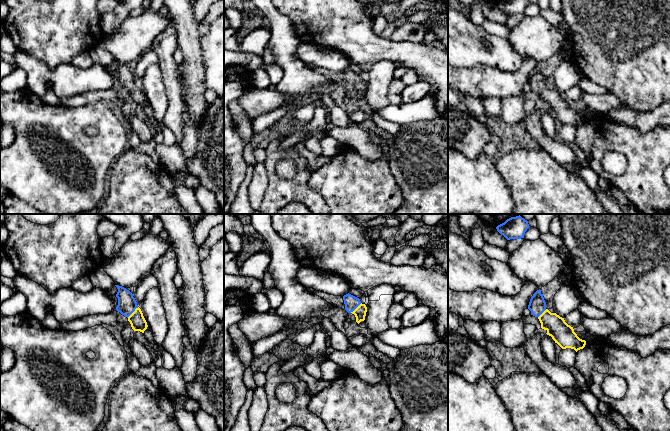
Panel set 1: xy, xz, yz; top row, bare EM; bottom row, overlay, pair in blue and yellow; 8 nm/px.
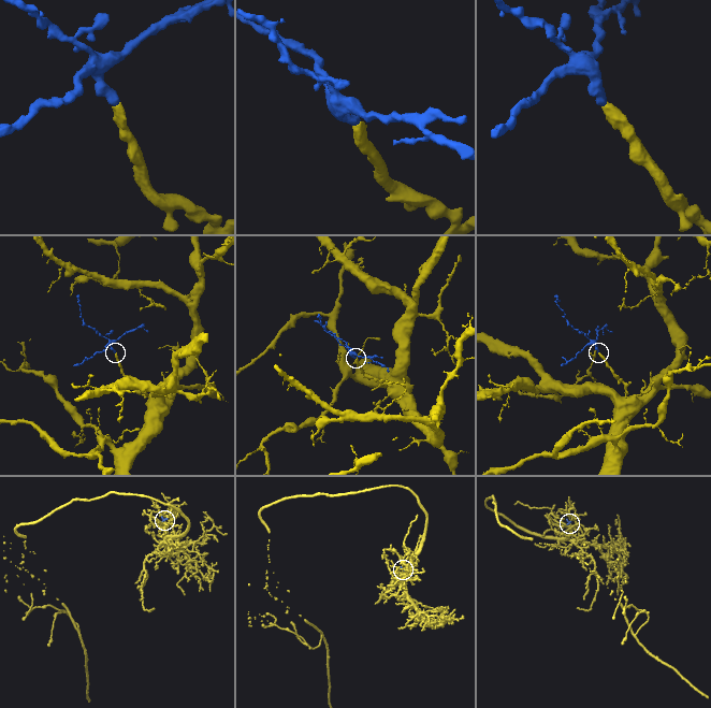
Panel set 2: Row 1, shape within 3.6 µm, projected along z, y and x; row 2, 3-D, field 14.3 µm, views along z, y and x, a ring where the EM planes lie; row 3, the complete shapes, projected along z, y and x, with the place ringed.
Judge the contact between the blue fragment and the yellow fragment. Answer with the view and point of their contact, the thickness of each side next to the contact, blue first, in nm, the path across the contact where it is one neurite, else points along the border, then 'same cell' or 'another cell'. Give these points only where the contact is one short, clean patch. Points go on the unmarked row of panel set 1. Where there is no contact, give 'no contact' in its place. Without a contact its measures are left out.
meets blue in xy at (132, 88); 150 nm thick on the blue side, 130 nm on the other; runs through xy (127, 80), (132, 88), (138, 99); same cell

